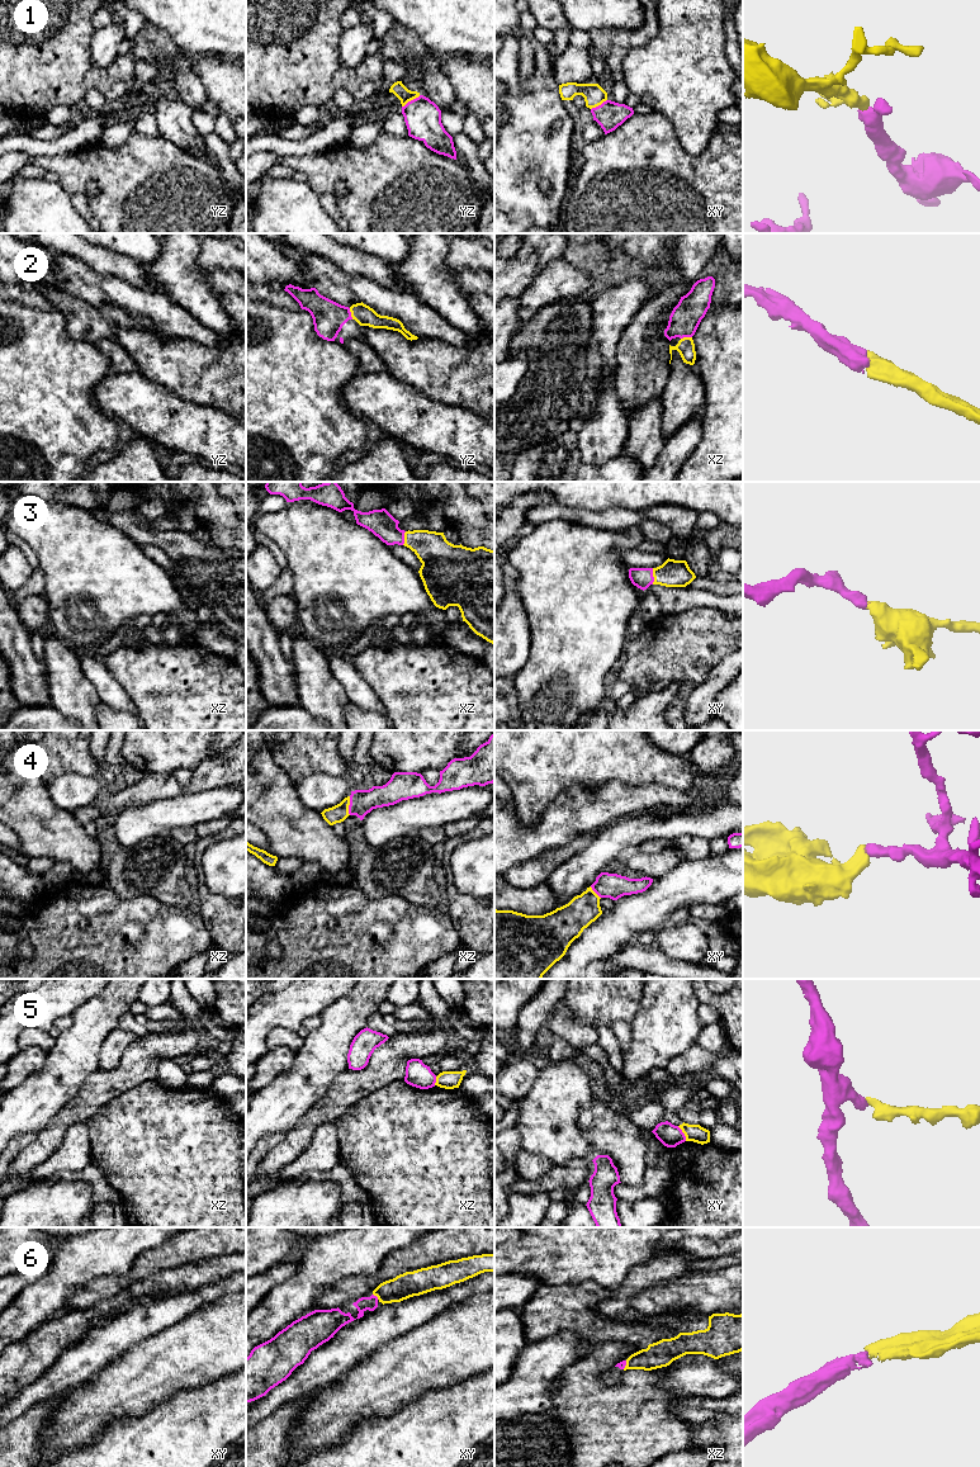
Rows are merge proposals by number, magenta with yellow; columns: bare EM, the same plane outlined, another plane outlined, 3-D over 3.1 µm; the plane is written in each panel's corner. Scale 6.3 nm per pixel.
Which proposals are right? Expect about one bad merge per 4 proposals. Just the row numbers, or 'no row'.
1, 2, 3, 4, 6

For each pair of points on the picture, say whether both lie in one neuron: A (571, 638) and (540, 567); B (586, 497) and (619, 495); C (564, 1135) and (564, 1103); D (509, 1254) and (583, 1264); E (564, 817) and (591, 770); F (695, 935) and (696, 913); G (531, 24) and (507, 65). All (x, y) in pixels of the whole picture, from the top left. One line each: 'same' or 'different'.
A: same
B: same
C: same
D: same
E: different
F: different
G: different

